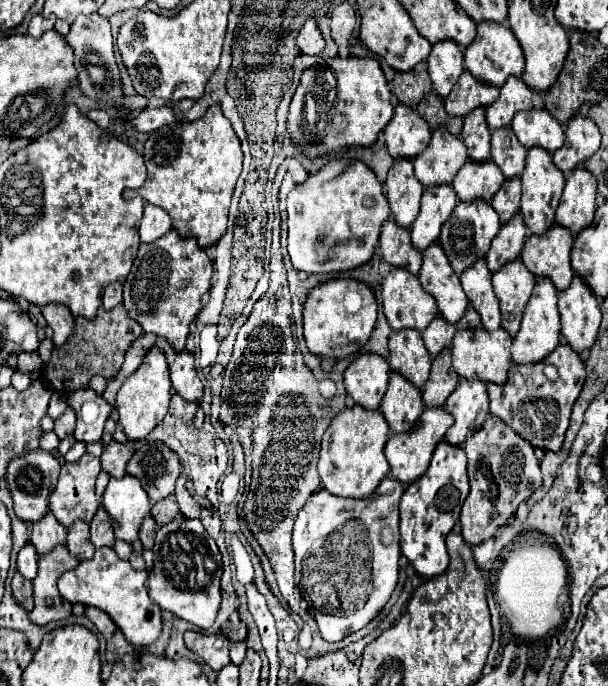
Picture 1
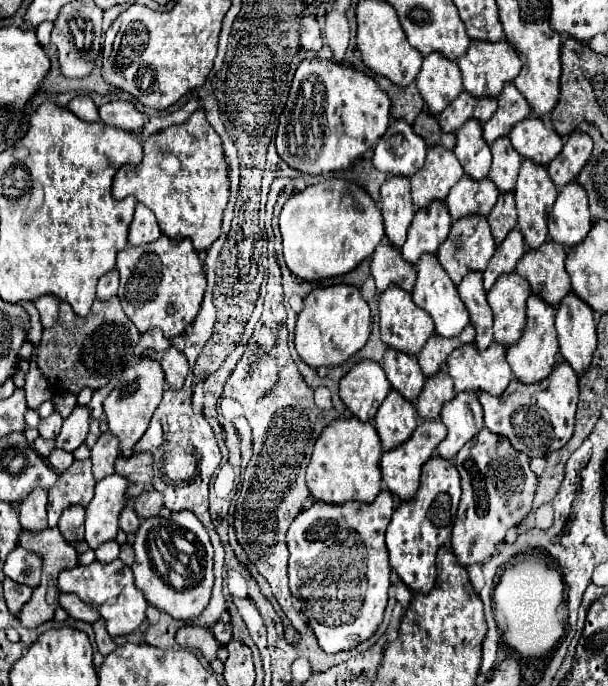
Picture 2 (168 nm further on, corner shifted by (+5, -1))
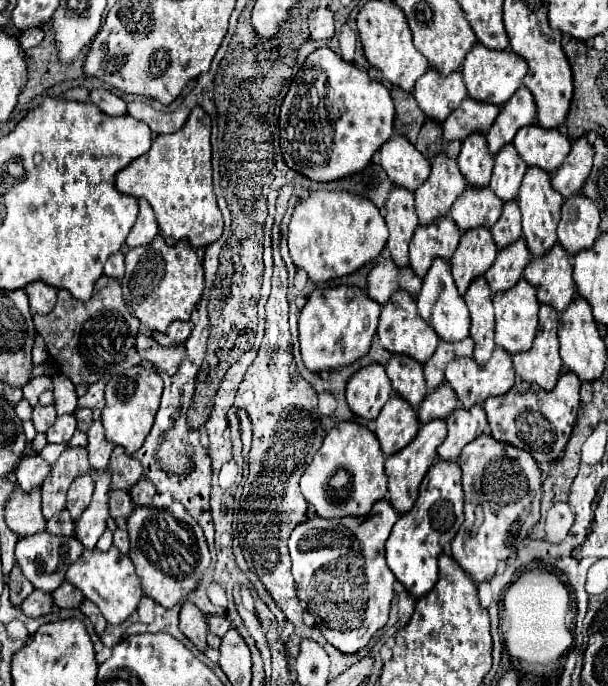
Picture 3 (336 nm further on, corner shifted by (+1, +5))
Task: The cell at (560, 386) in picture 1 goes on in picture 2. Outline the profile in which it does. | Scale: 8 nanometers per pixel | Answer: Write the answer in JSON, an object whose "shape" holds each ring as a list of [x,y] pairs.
{"shape":[[[567,362],[557,364],[549,378],[537,384],[523,384],[519,380],[511,380],[511,384],[501,396],[491,396],[485,392],[479,394],[479,402],[485,414],[485,428],[499,436],[505,436],[515,450],[525,452],[531,458],[547,456],[569,442],[575,428],[577,398],[579,378]]]}

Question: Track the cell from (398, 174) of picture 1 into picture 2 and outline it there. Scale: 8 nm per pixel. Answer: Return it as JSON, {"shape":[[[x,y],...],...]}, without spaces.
{"shape":[[[389,176],[381,186],[381,214],[385,222],[385,234],[391,246],[401,248],[405,244],[407,230],[415,216],[415,206],[411,204],[409,180],[399,176]]]}

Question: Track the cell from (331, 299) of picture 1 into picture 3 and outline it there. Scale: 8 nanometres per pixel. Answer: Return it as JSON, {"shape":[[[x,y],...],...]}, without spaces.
{"shape":[[[357,286],[317,288],[299,314],[299,342],[305,366],[311,372],[339,368],[365,356],[377,332],[381,306],[371,302]]]}

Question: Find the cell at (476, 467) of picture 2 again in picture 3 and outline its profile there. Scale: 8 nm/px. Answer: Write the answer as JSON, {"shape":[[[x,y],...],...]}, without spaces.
{"shape":[[[489,434],[471,440],[457,464],[463,470],[465,522],[451,542],[451,554],[475,582],[481,582],[495,574],[499,560],[509,558],[513,540],[527,538],[531,526],[539,520],[541,470],[527,450],[499,442]]]}

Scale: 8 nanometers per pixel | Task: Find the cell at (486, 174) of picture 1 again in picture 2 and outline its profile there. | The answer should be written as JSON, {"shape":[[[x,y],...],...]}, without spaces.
{"shape":[[[463,176],[455,188],[451,188],[445,204],[453,220],[465,218],[465,216],[489,216],[497,202],[499,190],[491,180],[471,180],[469,176]]]}

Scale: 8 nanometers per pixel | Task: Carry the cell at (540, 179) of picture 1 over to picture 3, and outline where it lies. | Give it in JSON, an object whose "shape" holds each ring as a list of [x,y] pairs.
{"shape":[[[529,166],[519,190],[519,208],[523,216],[523,236],[533,256],[541,256],[555,246],[557,242],[555,228],[559,222],[561,204],[563,204],[563,196],[551,186],[551,176],[543,174],[543,170],[535,170],[535,166]]]}

